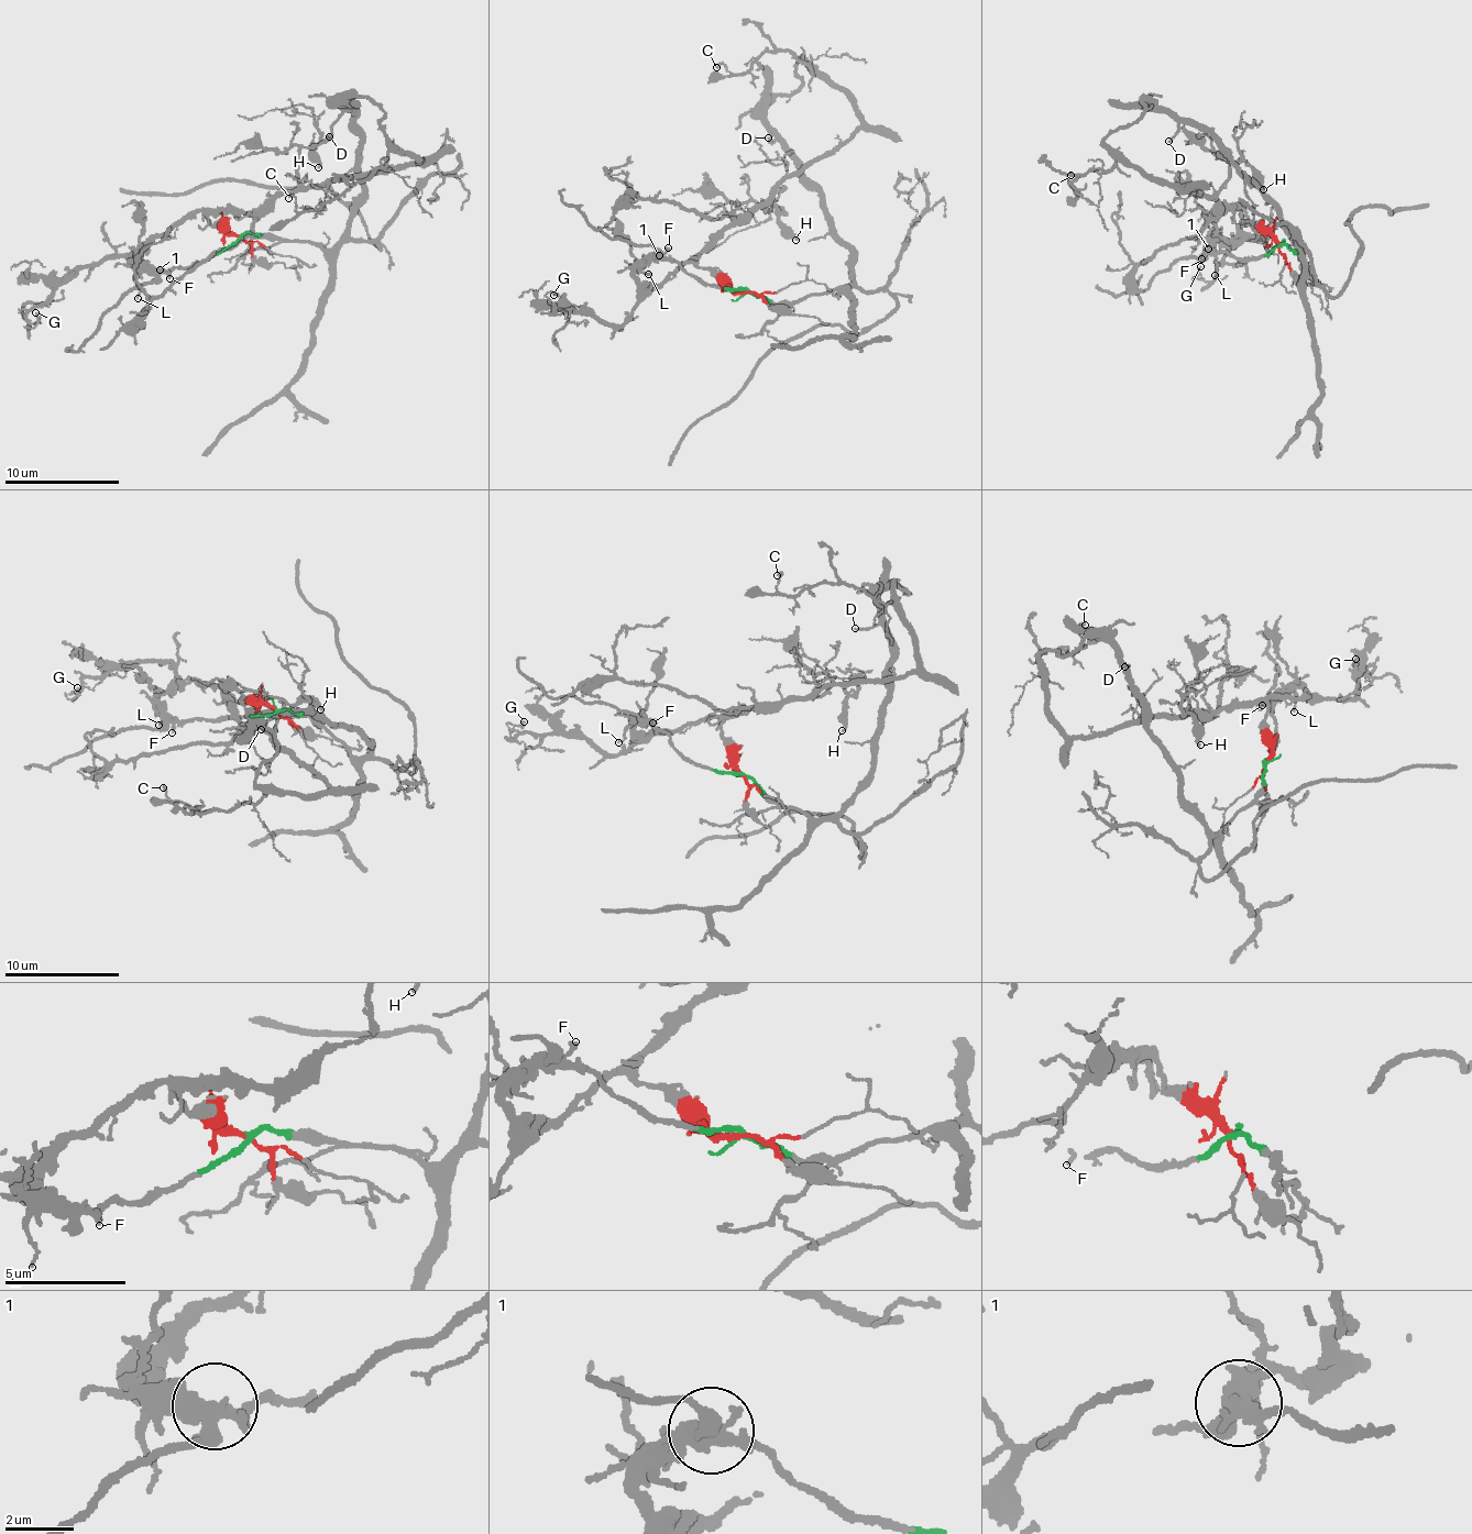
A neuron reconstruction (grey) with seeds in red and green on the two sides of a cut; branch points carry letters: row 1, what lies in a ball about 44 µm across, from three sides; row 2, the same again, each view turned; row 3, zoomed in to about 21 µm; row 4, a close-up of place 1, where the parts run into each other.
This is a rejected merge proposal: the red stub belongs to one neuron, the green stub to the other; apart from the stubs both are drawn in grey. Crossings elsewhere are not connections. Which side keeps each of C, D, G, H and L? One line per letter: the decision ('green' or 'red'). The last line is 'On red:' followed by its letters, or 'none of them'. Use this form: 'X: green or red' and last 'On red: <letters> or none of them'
C: red
D: green
G: red
H: red
L: red
On red: C, G, H, L

